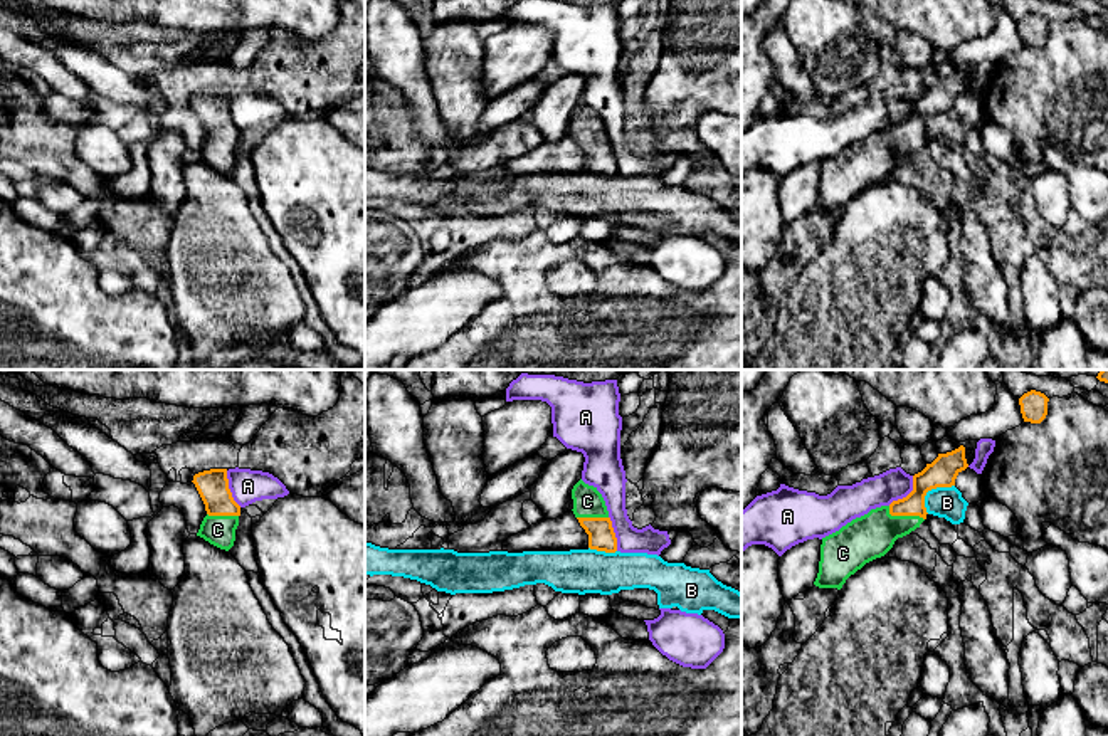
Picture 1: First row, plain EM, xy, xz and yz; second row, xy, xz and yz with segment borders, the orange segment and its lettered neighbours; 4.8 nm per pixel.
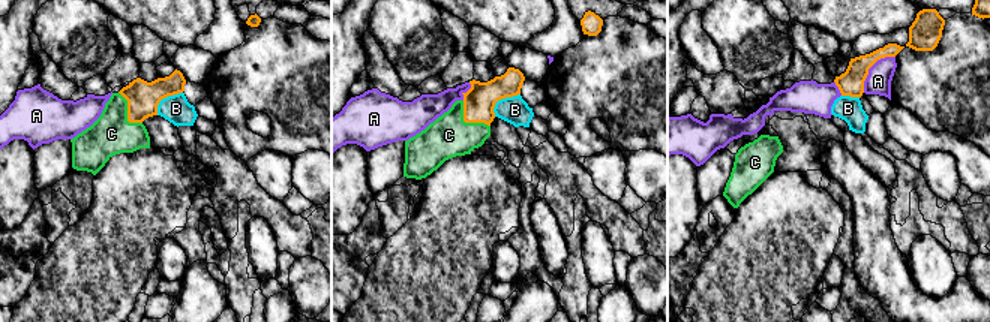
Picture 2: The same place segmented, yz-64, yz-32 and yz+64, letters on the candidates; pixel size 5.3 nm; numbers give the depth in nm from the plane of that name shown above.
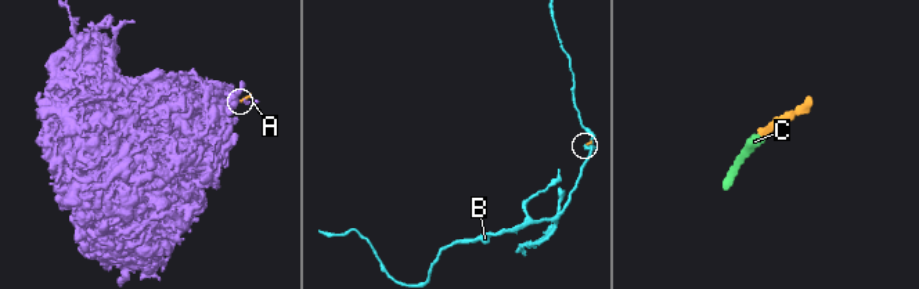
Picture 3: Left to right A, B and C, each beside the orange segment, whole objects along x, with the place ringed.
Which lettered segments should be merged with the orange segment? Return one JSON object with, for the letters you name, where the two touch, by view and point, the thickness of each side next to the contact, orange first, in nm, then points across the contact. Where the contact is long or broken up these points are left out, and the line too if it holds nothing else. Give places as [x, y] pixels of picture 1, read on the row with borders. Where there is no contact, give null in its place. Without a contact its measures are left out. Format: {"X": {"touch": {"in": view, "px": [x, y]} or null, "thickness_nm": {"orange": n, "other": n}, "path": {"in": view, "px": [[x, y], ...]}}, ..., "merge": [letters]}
{"C": {"touch": {"in": "yz", "px": [903, 515]}, "thickness_nm": {"orange": 130, "other": 220}, "path": {"in": "yz", "px": [[937, 474], [903, 515], [883, 525], [873, 535]]}}, "merge": ["C"]}

